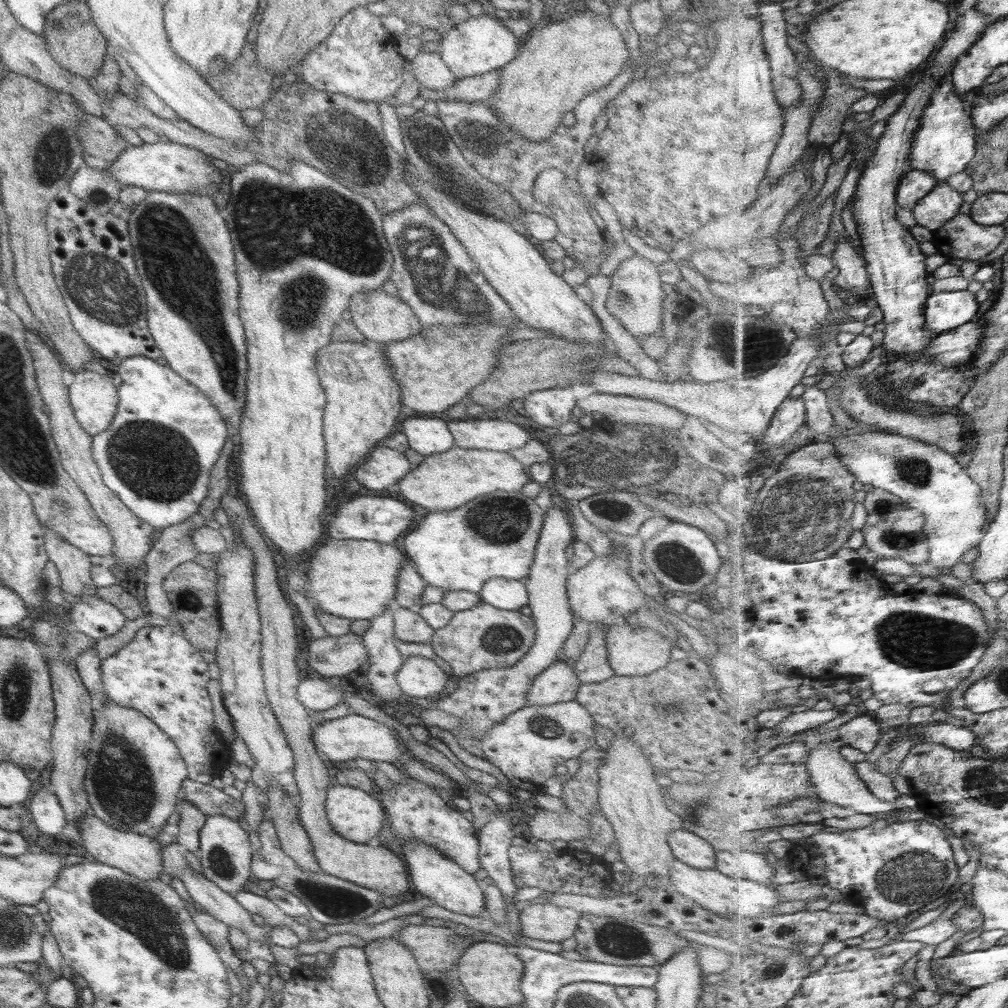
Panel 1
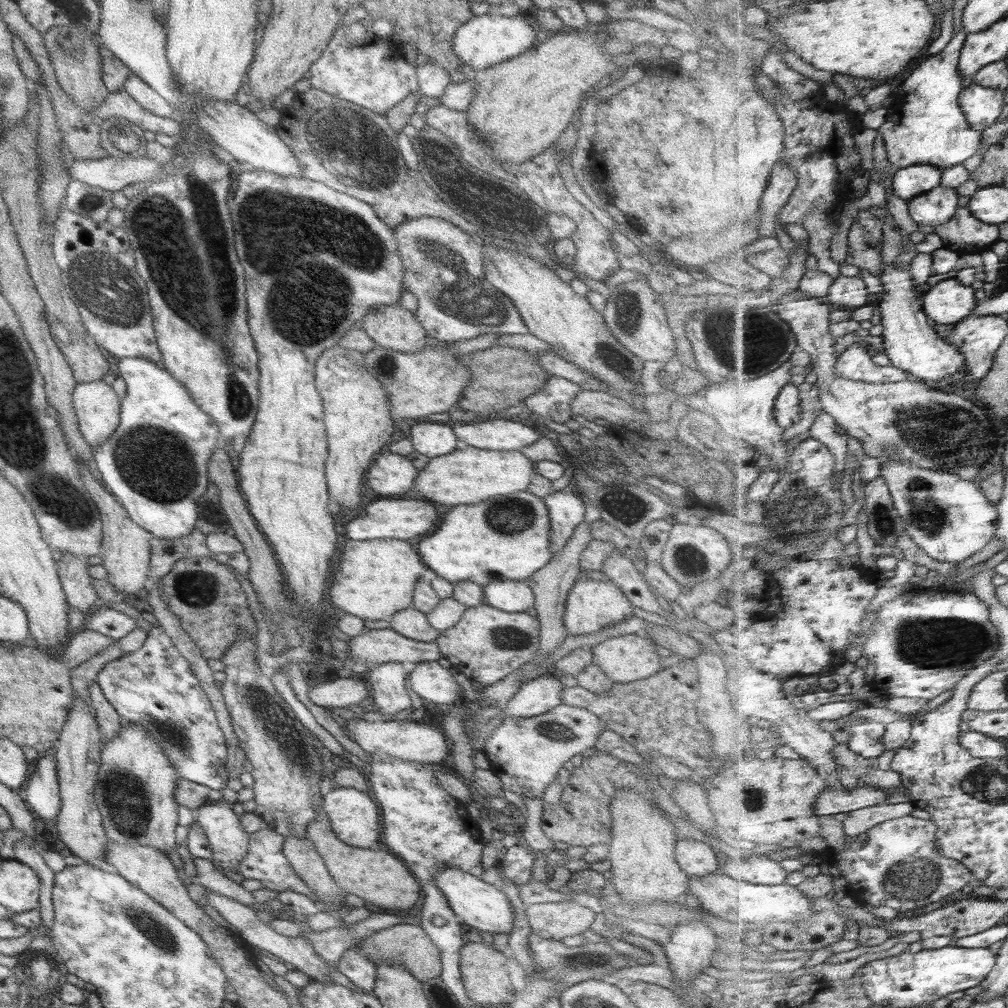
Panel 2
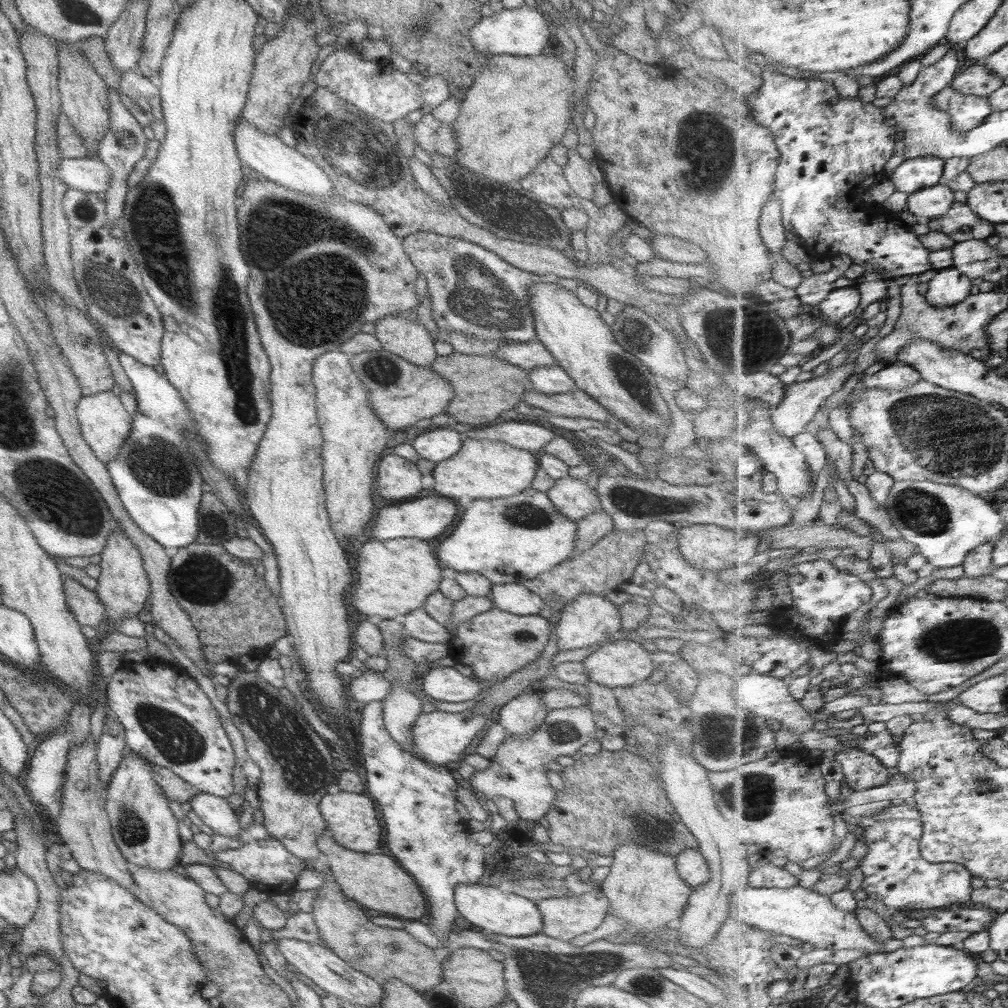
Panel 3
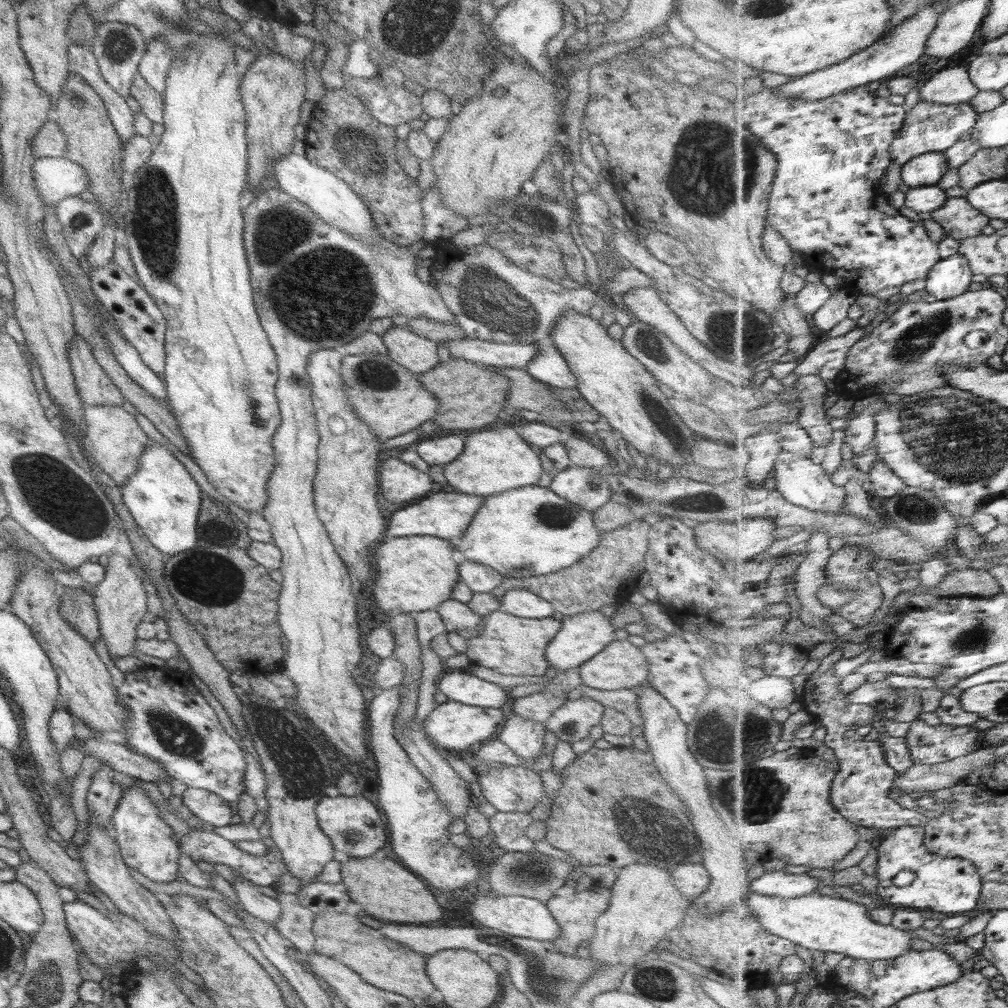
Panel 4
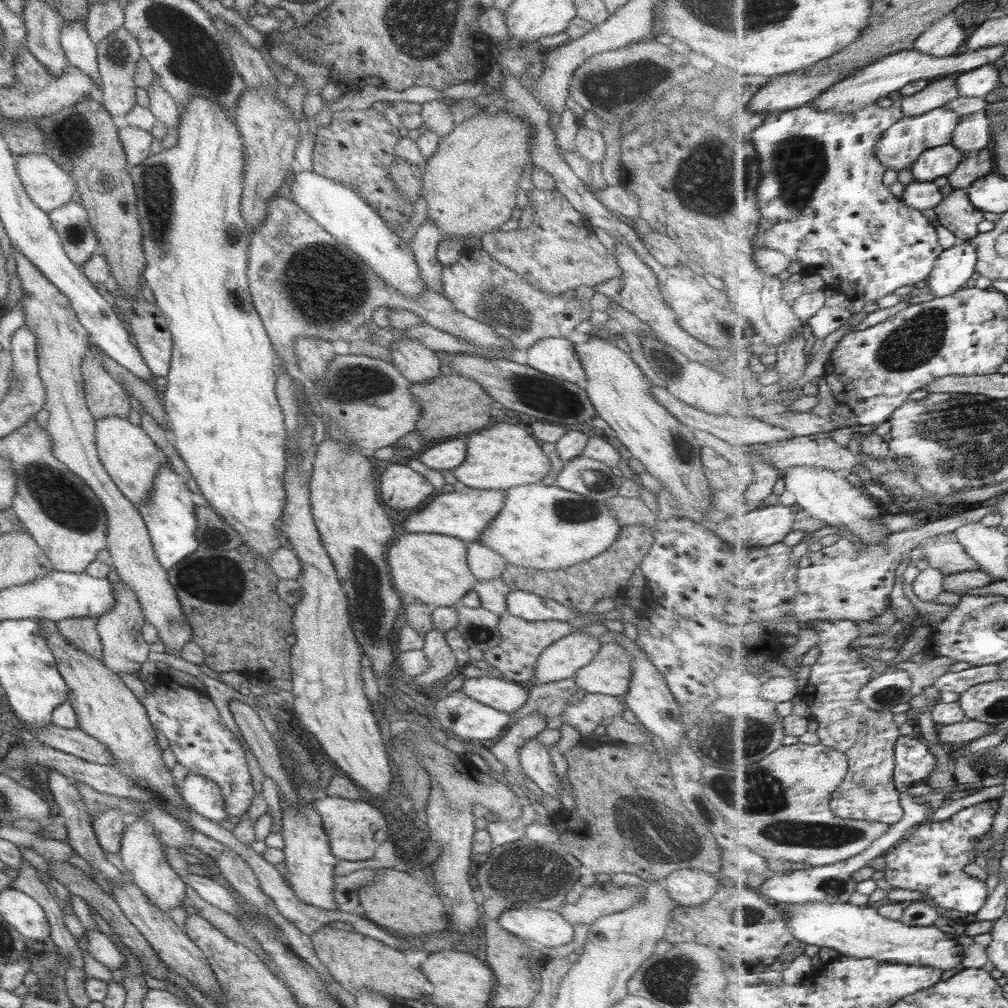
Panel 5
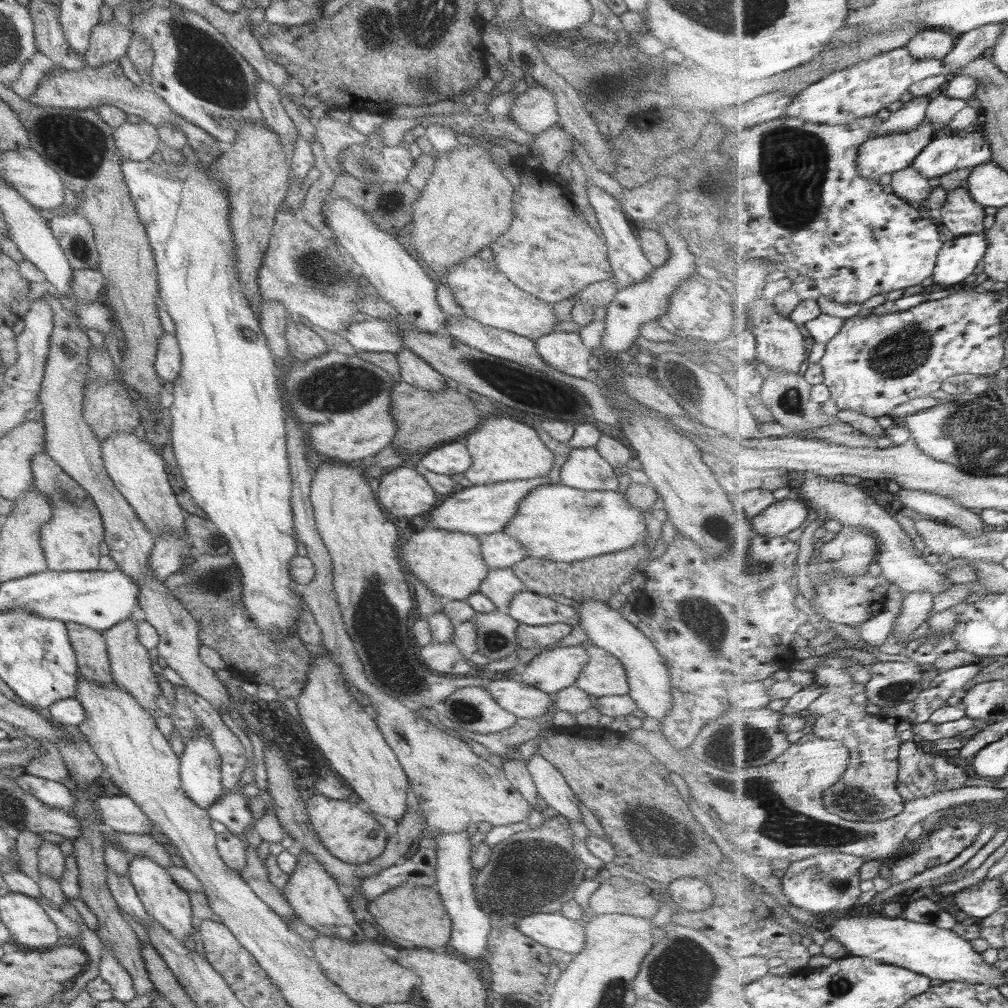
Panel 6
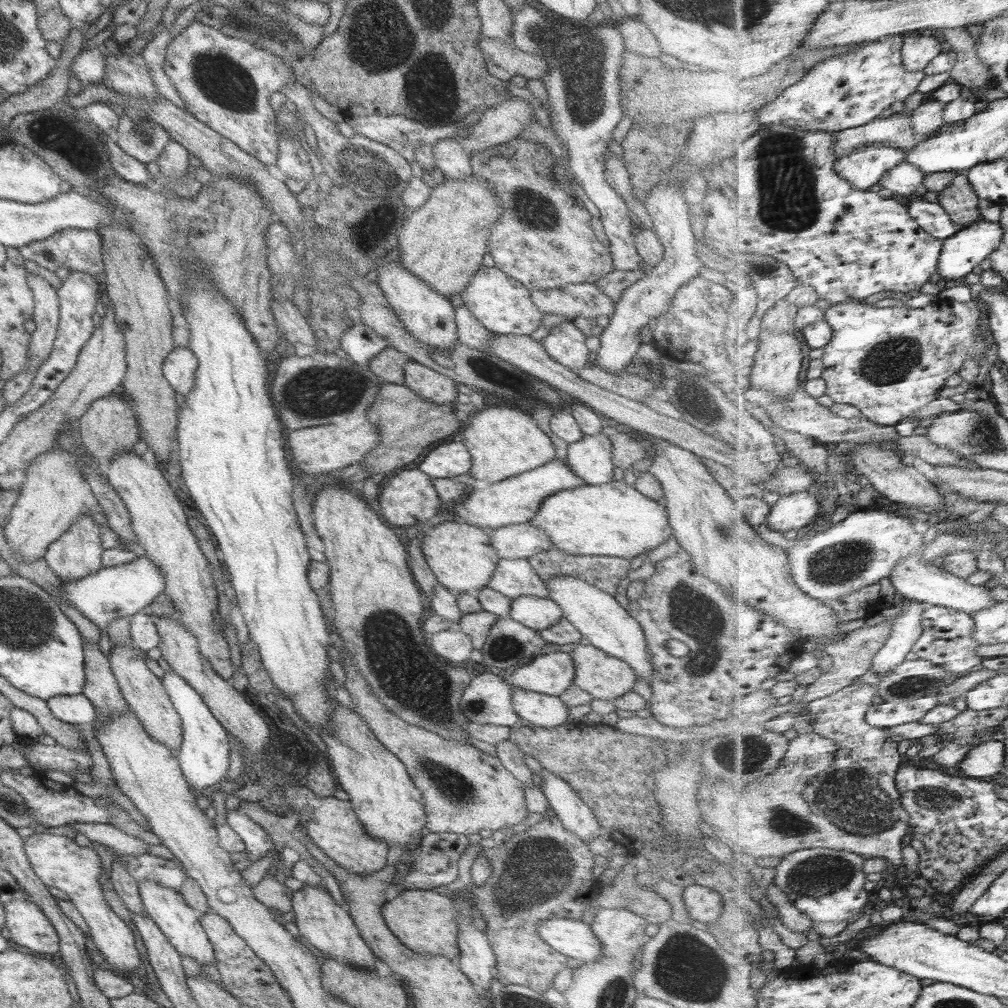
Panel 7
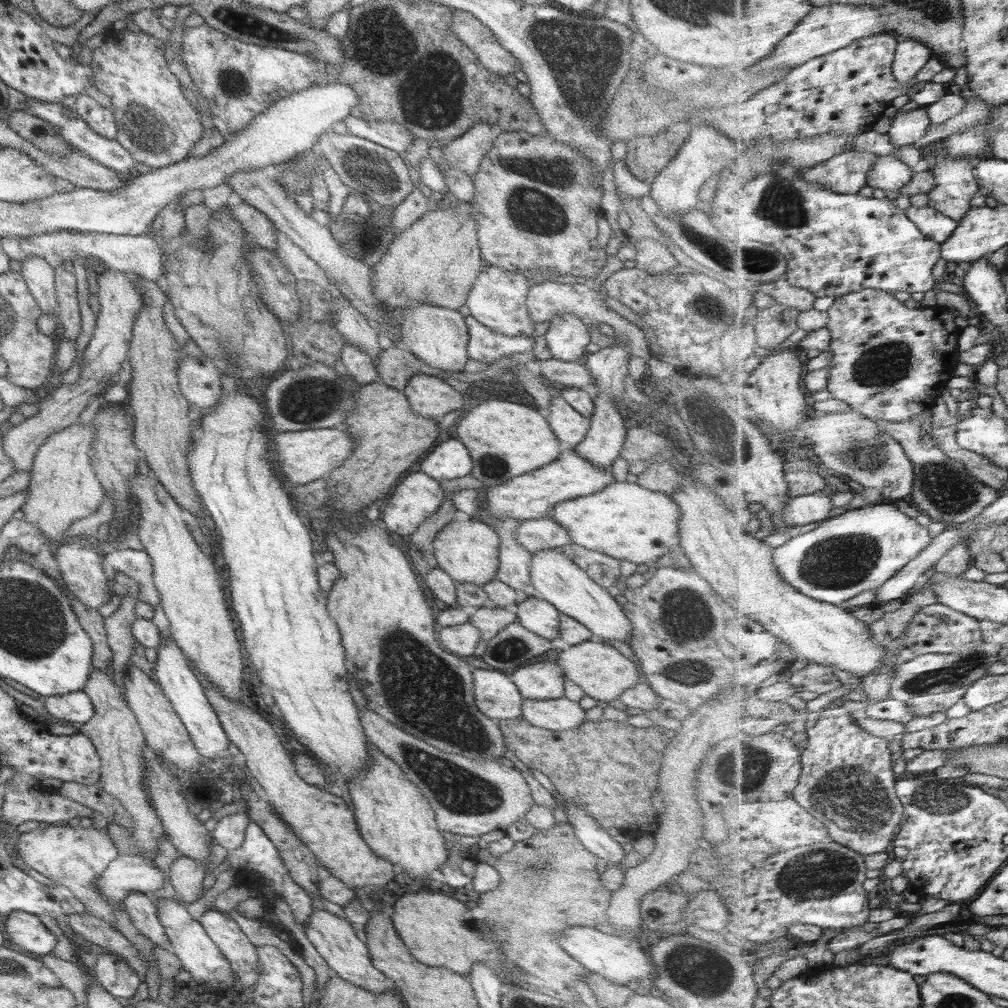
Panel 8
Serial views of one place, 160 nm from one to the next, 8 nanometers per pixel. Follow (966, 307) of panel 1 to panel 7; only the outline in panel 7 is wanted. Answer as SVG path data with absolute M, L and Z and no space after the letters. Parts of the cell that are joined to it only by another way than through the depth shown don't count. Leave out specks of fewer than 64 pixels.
M982 220L970 227L958 230L955 236L946 238L938 262L942 279L957 280L973 272L985 258L1002 245L1004 230L998 222Z

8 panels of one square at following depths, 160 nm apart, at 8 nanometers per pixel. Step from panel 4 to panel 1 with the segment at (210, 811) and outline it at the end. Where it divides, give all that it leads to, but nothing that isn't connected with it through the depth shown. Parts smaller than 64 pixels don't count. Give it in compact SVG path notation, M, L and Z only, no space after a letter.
M221 815L206 816L203 826L199 829L198 849L195 854L202 866L201 874L227 896L235 896L235 892L241 892L243 886L252 880L252 851L248 833L243 823Z

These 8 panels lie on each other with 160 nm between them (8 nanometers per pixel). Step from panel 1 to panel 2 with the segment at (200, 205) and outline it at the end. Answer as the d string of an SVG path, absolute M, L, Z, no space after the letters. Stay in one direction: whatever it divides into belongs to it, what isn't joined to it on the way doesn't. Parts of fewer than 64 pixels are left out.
M175 114L175 117L177 117L177 121L180 121L180 124L182 124L182 128L184 128L184 135L182 139L179 140L181 152L178 154L175 153L170 160L162 164L162 173L157 180L146 183L145 188L143 188L139 194L128 198L127 205L122 209L125 219L121 226L131 245L133 258L135 259L135 270L145 283L154 335L164 371L170 373L175 380L179 381L179 384L183 385L183 388L186 388L191 400L215 423L217 433L219 433L218 442L221 445L226 443L231 444L237 436L243 436L245 439L247 435L249 435L251 427L253 427L253 420L257 413L259 400L259 371L257 368L257 354L255 354L255 346L253 346L253 342L251 342L252 338L248 331L247 313L245 312L246 300L243 294L245 274L243 274L243 267L240 265L239 260L237 260L237 256L235 256L235 250L233 250L234 230L229 216L228 203L225 199L227 198L227 192L229 192L231 182L231 180L229 180L229 167L227 167L227 163L224 163L213 153L211 149L212 146L210 145L213 142L209 140L203 131L200 131L200 128L191 119L187 117L181 119L179 114Z

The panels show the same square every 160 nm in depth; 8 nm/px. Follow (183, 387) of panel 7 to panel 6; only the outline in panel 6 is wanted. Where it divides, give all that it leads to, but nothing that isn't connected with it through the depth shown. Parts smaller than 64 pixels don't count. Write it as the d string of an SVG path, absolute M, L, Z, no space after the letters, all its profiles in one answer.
M164 332L157 341L153 366L163 382L173 382L180 369L180 350L173 334Z

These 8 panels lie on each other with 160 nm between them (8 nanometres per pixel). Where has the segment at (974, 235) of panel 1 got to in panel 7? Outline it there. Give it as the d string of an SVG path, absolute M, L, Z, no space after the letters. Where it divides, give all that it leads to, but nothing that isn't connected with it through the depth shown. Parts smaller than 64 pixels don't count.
M965 172L957 175L950 186L939 193L938 203L947 210L951 220L958 226L958 230L983 220L979 212L981 197Z

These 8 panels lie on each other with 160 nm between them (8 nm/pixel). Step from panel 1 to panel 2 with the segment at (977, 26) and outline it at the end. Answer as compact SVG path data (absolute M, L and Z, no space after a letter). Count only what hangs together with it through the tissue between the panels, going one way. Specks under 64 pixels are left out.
M881 264L884 273L881 276L881 284L884 287L884 293L881 295L879 310L881 314L881 324L883 326L883 348L890 363L901 370L910 372L917 379L926 382L935 382L935 384L961 384L966 379L968 370L966 369L966 356L959 350L957 345L950 343L945 337L939 336L933 326L930 326L930 317L922 307L922 302L917 301L917 296L923 295L925 291L920 285L914 284L914 277L910 270L897 269L897 264Z

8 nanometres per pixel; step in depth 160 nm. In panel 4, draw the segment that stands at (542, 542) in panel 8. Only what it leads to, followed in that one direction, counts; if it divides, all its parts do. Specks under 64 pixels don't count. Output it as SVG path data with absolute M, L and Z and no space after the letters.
M463 560L459 564L457 578L458 582L467 586L472 593L490 593L503 580L495 570L469 560Z

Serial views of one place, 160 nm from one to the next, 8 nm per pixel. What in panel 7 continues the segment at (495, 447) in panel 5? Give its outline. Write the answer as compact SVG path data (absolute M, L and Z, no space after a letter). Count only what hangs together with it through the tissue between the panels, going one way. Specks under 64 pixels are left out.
M503 406L485 408L481 412L474 412L457 432L461 438L461 444L470 455L470 468L467 474L473 480L482 480L489 483L497 483L501 480L523 474L539 468L554 459L554 447L536 424L531 416Z

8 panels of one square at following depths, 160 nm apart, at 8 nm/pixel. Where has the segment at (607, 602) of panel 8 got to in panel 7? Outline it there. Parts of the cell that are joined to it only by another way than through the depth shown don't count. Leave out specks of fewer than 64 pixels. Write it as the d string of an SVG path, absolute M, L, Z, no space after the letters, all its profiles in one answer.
M557 576L544 582L544 585L547 589L546 597L557 604L561 616L575 627L582 642L589 643L609 656L621 659L632 668L636 679L642 678L648 684L651 674L651 656L646 651L640 623L635 622L635 619L631 618L631 615L611 595L571 576Z

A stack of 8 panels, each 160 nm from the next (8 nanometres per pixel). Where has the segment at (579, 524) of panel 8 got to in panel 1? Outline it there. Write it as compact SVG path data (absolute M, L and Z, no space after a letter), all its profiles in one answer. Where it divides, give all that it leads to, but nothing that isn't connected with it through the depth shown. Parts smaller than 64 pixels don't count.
M491 492L467 502L461 508L447 512L433 512L419 521L419 526L403 538L403 556L413 564L415 572L425 584L443 592L462 590L479 592L481 585L490 579L524 580L533 561L534 548L539 538L544 512L531 498L521 492Z

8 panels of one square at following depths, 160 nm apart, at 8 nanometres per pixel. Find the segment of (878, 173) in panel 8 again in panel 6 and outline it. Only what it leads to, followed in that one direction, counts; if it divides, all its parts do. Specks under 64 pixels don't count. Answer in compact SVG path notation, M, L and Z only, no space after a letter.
M912 166L892 174L890 185L903 200L923 204L931 194L931 180Z

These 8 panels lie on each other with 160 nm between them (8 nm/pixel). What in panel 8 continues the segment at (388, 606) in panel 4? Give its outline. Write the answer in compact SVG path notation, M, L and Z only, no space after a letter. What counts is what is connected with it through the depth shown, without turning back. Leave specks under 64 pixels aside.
M480 520L449 521L437 531L432 542L436 567L456 582L482 585L493 580L498 564L498 535Z

